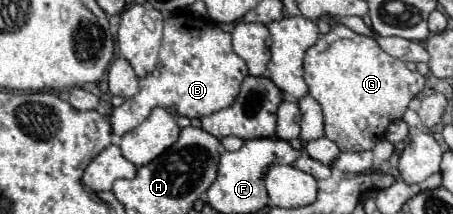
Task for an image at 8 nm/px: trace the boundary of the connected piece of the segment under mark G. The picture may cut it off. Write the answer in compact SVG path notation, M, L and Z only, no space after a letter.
M334 25L330 33L320 35L318 41L306 51L304 57L304 81L308 83L310 95L320 103L324 111L326 137L334 141L342 153L346 151L368 151L384 139L388 125L394 119L402 119L408 101L424 89L424 77L418 71L410 71L400 59L384 53L376 41L358 35L346 25Z

